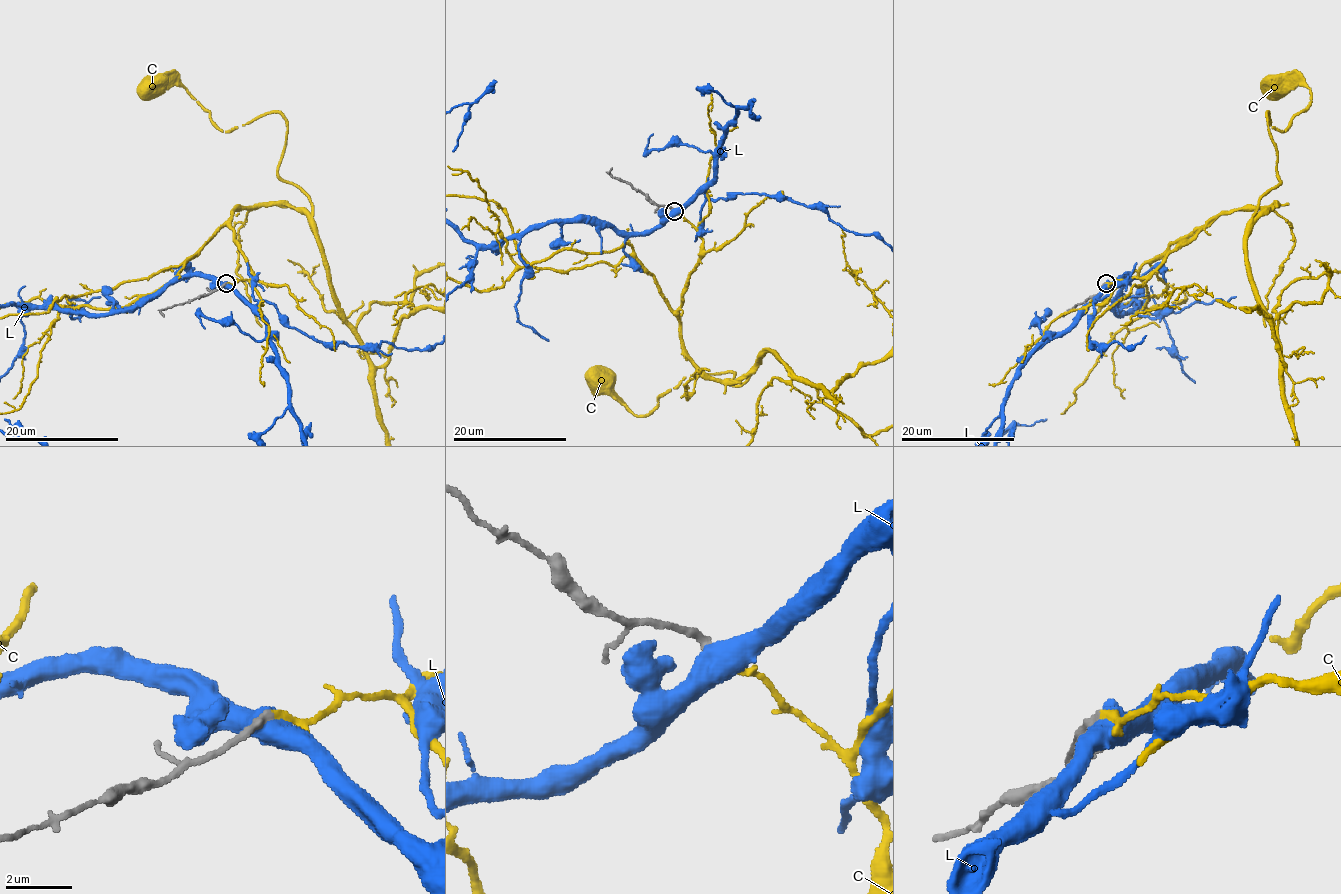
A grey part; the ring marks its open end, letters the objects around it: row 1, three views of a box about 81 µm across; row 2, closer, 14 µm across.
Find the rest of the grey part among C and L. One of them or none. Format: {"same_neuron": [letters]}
{"same_neuron": ["C"]}

